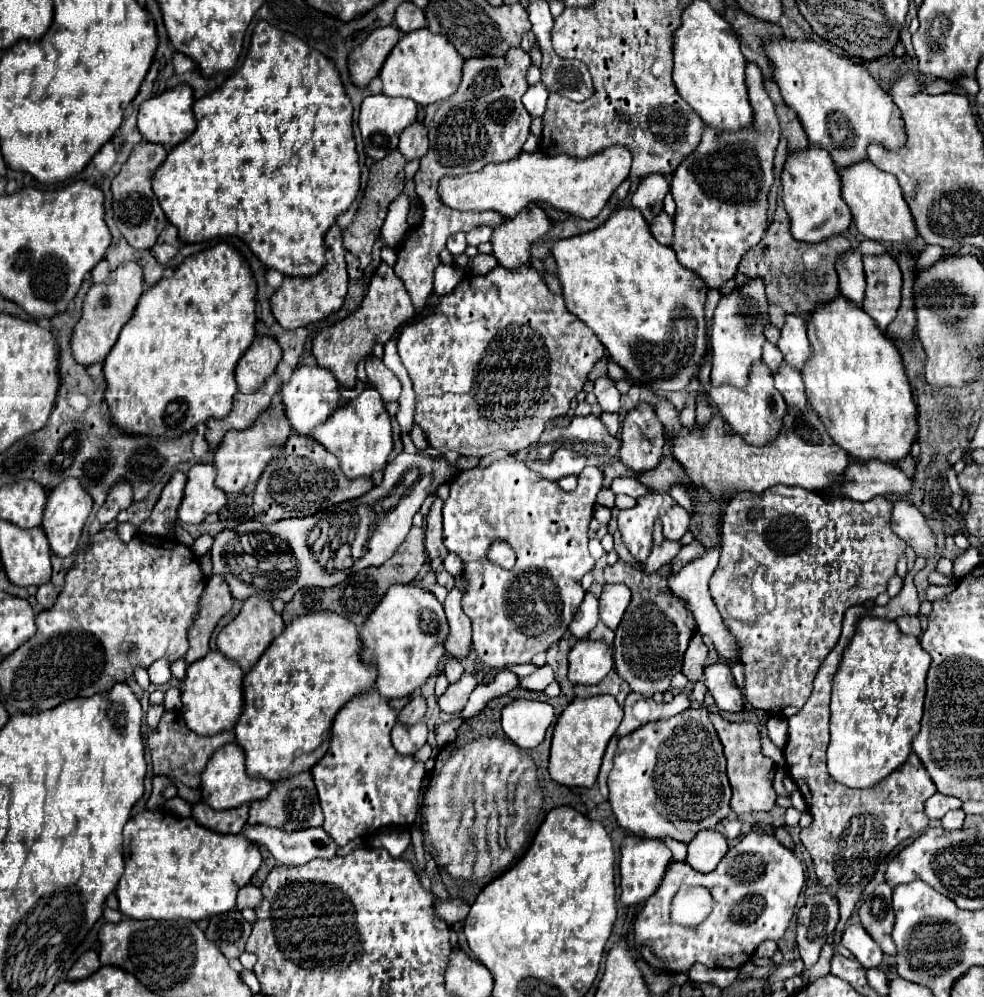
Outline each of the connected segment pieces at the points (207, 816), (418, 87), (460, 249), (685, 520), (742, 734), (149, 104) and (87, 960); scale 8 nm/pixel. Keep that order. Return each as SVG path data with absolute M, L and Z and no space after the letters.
M200 801L198 805L194 805L192 817L206 829L214 831L214 833L240 833L242 827L246 825L248 819L248 805L240 805L236 809L228 809L228 811L216 811L210 805L206 805L204 801Z
M428 29L406 33L400 37L396 47L386 57L384 67L380 69L384 87L382 93L386 93L388 97L408 97L426 107L430 103L442 101L442 97L450 97L452 93L456 93L462 63L464 59L456 53L456 49L452 49L452 43L446 37L436 37Z
M456 233L452 235L448 241L446 241L446 249L452 253L452 255L462 255L466 251L466 237L464 233Z
M646 493L646 495L638 497L634 509L624 509L624 511L618 513L618 529L620 529L622 539L624 539L624 543L626 543L626 547L630 549L630 553L632 553L634 559L642 561L642 559L650 553L650 547L652 547L652 531L654 531L656 521L662 523L662 527L664 527L664 537L666 537L666 539L678 541L678 539L688 531L690 513L688 513L686 509L682 509L668 493L664 493L664 495Z
M712 715L712 723L716 733L724 745L724 755L728 759L728 779L732 785L732 801L730 807L736 815L754 813L754 811L770 811L776 805L776 793L772 787L776 765L772 759L764 757L760 751L760 737L758 727L750 721L730 723L720 715Z
M178 85L174 89L164 91L162 95L156 95L148 101L144 101L140 105L138 111L138 131L142 133L142 137L148 143L156 143L156 145L164 145L164 147L174 147L180 141L184 141L186 137L190 137L196 129L196 119L192 117L192 89L188 85Z
M86 951L84 955L80 955L80 959L68 971L68 979L70 981L82 981L82 979L90 977L92 973L96 973L100 967L102 965L100 965L98 953L96 951Z

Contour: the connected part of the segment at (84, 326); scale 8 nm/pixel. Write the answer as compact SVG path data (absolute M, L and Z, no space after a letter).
M124 263L118 269L114 269L104 283L94 283L86 293L86 305L82 307L80 321L74 325L72 339L70 339L70 351L76 363L80 365L92 365L102 363L104 357L114 347L120 329L128 323L132 317L136 303L140 295L144 293L144 281L142 281L142 267L138 263Z

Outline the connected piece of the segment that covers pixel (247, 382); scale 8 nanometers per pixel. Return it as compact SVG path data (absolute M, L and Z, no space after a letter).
M256 335L236 365L238 391L254 393L254 389L260 389L260 385L276 371L280 359L282 349L278 341L268 335Z

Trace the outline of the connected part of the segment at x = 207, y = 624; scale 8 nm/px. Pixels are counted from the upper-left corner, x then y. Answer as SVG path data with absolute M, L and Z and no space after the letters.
M212 575L200 595L198 613L188 629L190 649L186 653L186 663L194 663L196 659L204 657L210 651L210 635L216 623L232 609L232 595L222 575Z

